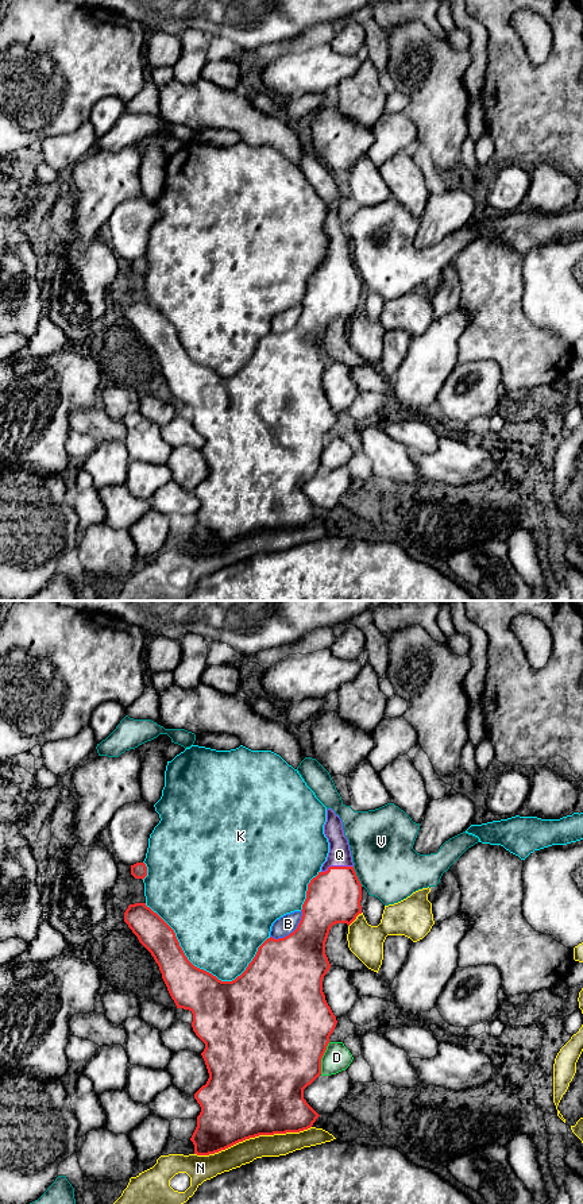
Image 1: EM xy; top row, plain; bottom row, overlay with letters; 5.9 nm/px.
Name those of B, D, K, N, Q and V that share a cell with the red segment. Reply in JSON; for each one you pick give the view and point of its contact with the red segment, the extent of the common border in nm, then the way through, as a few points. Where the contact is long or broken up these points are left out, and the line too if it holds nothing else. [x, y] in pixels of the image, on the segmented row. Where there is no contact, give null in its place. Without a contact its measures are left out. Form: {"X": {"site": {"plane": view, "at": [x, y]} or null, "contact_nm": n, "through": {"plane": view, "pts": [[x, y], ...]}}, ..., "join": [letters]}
{"Q": {"site": {"plane": "xy", "at": [336, 867]}, "contact_nm": 200}, "join": ["Q"]}

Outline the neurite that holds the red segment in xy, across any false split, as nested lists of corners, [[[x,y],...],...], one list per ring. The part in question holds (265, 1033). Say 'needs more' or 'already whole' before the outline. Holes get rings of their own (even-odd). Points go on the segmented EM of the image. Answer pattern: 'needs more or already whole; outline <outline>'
needs more; outline [[[332,809],[327,810],[324,834],[329,842],[329,853],[318,875],[308,884],[297,929],[283,938],[267,938],[258,948],[246,970],[232,981],[221,981],[212,973],[194,966],[179,946],[174,930],[146,903],[130,904],[124,912],[124,922],[158,964],[177,1008],[189,1010],[193,1014],[193,1031],[205,1043],[201,1056],[209,1078],[194,1093],[201,1112],[190,1138],[197,1155],[215,1154],[259,1135],[300,1132],[310,1128],[320,1116],[304,1099],[304,1089],[321,1074],[321,1058],[337,1023],[323,992],[323,979],[331,968],[325,942],[333,925],[350,926],[362,914],[362,884],[354,869],[343,822]]]

